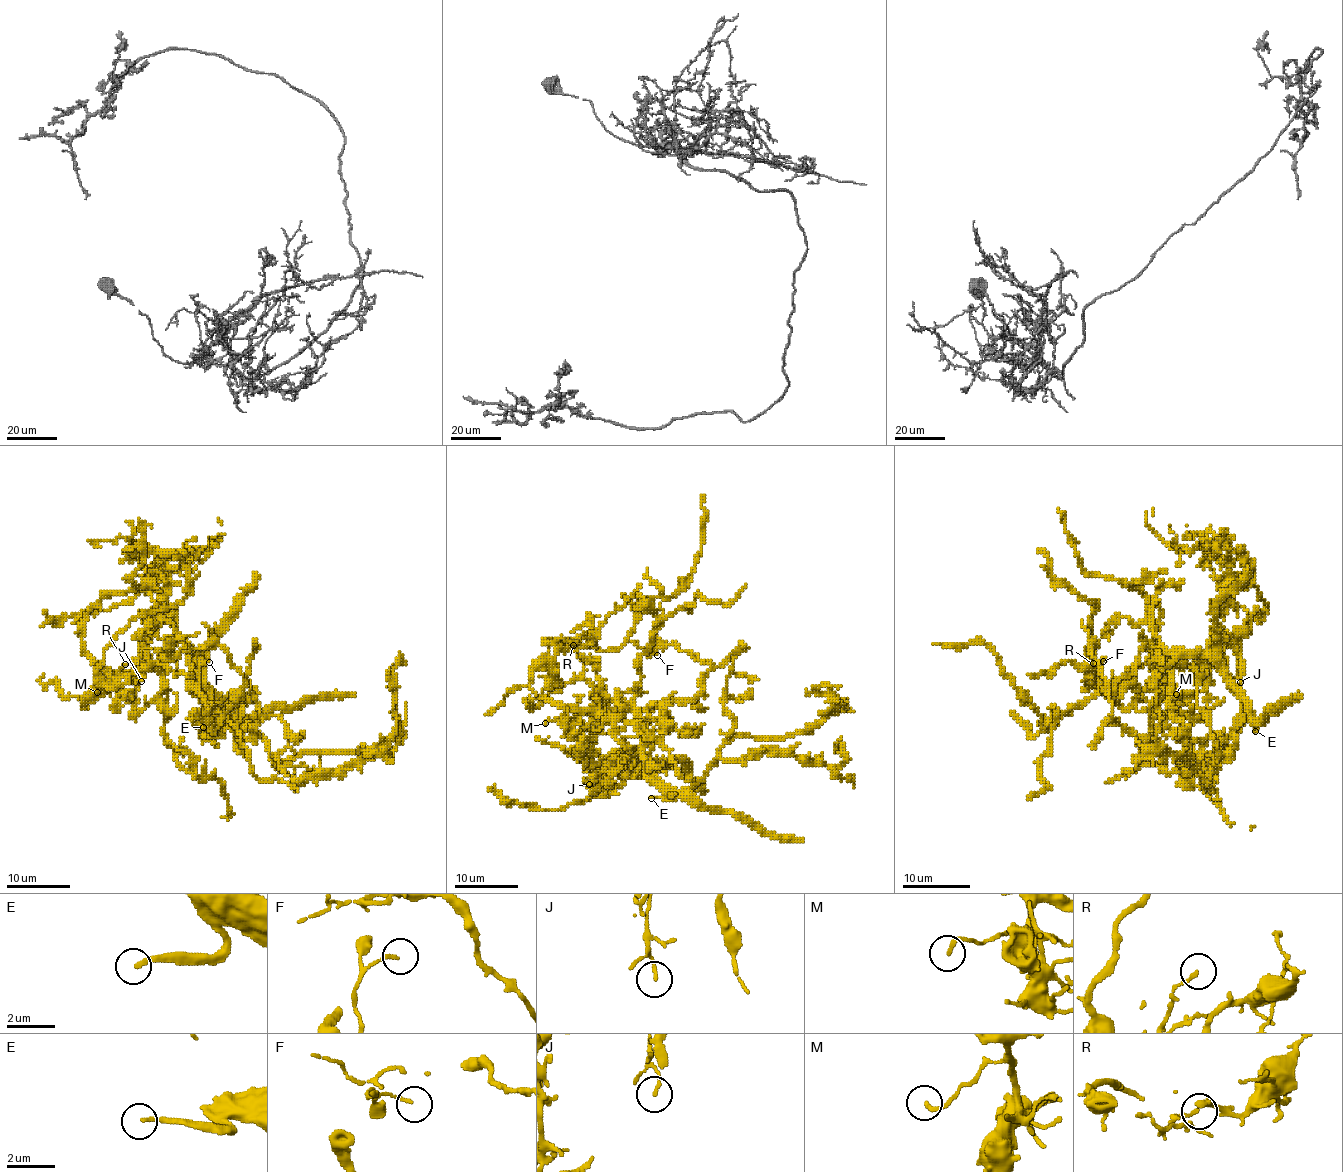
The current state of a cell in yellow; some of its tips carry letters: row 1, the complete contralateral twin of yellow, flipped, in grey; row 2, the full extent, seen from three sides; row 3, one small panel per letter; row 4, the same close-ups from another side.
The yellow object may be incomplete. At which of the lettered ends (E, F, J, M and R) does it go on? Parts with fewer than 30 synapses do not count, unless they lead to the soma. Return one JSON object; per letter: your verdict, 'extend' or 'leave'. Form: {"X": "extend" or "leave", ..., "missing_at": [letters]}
{"E": "extend", "F": "leave", "J": "leave", "M": "leave", "R": "leave", "missing_at": ["E"]}

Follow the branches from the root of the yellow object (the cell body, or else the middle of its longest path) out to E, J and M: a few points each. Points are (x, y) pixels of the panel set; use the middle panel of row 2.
E: (641, 731), (641, 753), (648, 760), (648, 769), (675, 799), (651, 798)
J: (641, 731), (638, 718), (630, 710), (616, 710), (600, 728), (587, 750), (587, 760), (594, 771), (589, 784)
M: (641, 731), (638, 718), (624, 709), (608, 712), (570, 709), (564, 717), (545, 723)

